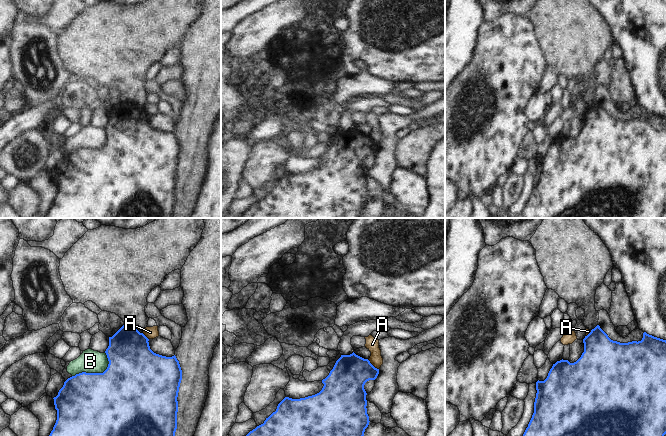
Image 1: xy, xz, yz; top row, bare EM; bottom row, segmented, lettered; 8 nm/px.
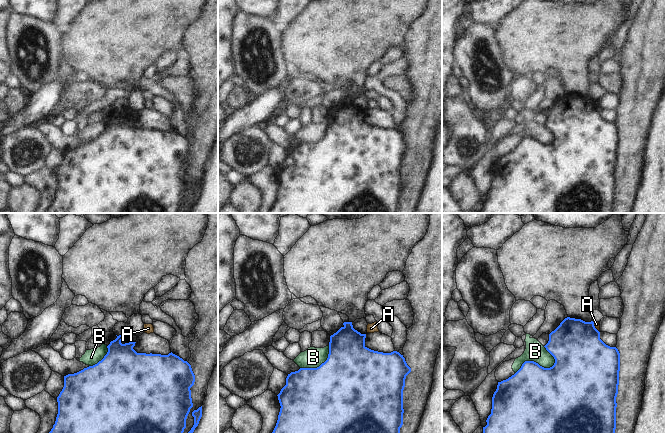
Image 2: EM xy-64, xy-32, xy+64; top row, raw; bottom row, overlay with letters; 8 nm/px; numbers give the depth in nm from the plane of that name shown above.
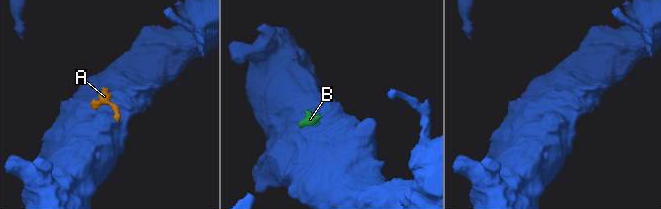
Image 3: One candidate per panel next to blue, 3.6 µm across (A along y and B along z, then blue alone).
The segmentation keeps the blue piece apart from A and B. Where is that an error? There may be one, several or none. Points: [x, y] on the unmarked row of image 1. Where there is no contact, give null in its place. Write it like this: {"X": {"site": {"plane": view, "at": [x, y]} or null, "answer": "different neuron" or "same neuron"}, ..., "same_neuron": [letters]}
{"A": {"site": {"plane": "xz", "at": [372, 141]}, "answer": "different neuron"}, "B": {"site": {"plane": "xy", "at": [96, 149]}, "answer": "different neuron"}, "same_neuron": []}

